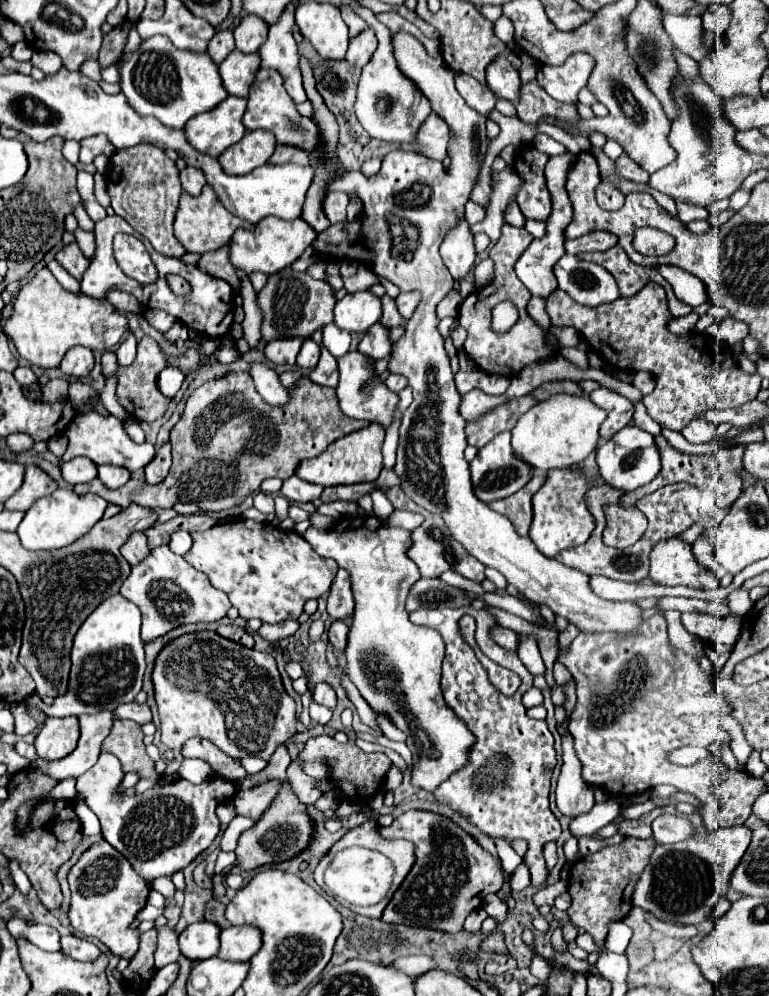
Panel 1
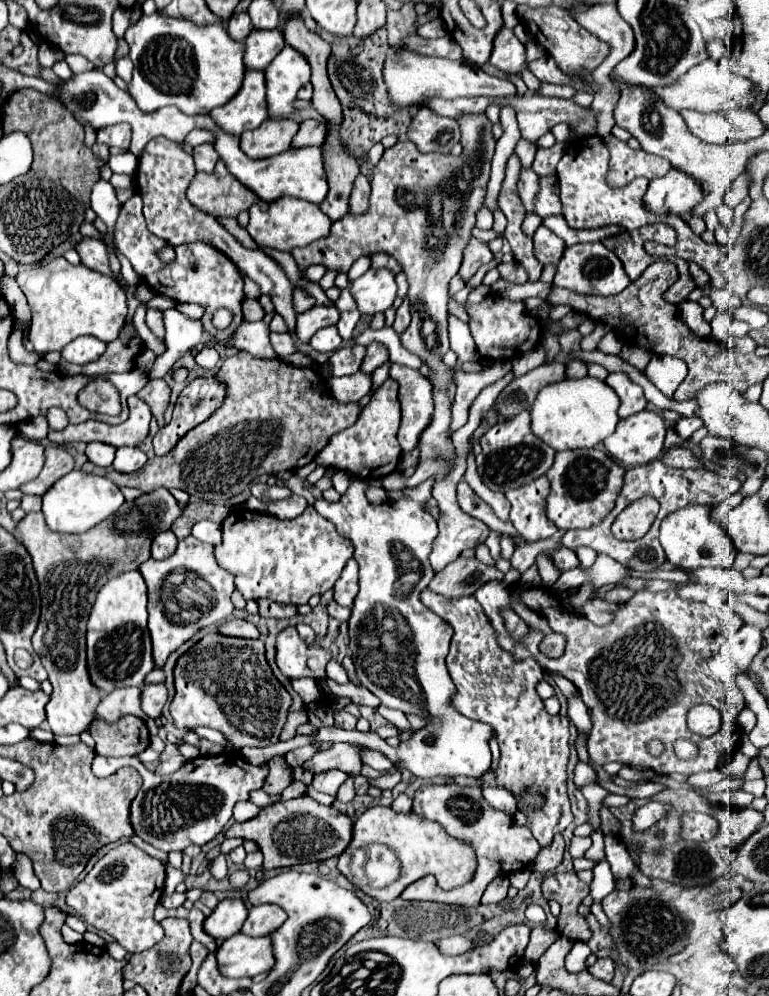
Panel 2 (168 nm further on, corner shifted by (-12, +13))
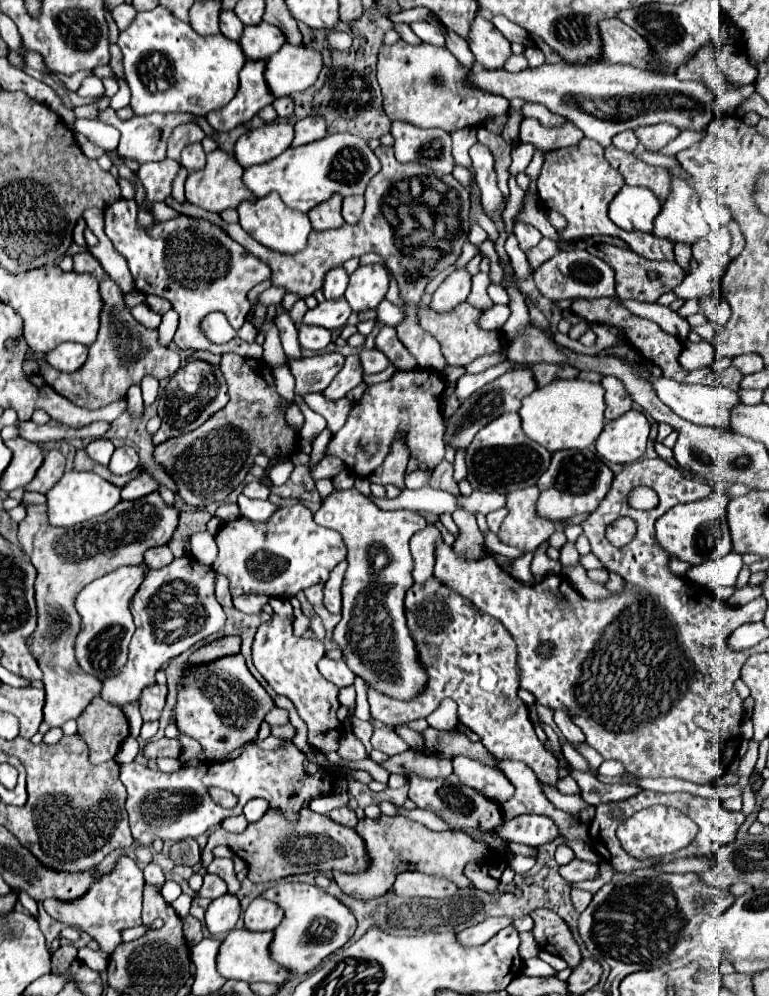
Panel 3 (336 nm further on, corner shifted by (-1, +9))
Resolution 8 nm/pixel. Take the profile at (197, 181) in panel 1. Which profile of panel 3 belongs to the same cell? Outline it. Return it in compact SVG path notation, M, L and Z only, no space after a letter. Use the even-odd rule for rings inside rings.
M190 144L182 150L182 160L180 164L188 170L188 172L194 172L194 170L200 170L204 168L206 164L206 154L202 150L202 144Z

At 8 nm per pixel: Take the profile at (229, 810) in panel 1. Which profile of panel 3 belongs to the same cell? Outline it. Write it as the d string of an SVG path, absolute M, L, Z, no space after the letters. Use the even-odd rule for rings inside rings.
M264 798L250 800L250 802L244 806L244 816L246 816L248 822L256 822L256 820L260 820L260 818L266 814L268 808L270 808L270 806L264 802Z

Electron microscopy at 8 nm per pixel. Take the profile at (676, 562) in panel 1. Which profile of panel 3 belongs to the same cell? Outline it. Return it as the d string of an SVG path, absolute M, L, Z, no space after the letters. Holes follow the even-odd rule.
M722 488L716 490L714 496L692 502L692 504L678 504L670 508L666 514L662 514L656 520L656 540L660 548L670 554L672 558L684 560L692 566L698 566L708 560L718 560L732 552L732 542L730 542L730 532L726 524L726 504L730 498Z

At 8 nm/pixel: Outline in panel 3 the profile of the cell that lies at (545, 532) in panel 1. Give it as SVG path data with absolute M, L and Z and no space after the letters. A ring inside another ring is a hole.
M560 450L552 456L548 470L540 476L538 488L540 498L536 504L538 516L544 516L552 522L560 522L572 516L594 512L612 484L612 470L590 450Z

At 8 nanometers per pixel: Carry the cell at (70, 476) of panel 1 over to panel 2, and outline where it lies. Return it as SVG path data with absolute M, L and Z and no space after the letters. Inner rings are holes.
M91 442L85 450L87 458L91 462L95 462L97 466L111 466L113 458L115 458L115 452L117 452L115 446L107 446L103 442Z

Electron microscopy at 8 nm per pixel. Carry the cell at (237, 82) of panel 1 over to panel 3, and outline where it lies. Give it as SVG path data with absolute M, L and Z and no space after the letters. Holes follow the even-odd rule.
M260 22L256 26L246 26L240 38L240 46L244 50L246 60L268 60L274 52L280 50L284 44L284 36L276 26Z

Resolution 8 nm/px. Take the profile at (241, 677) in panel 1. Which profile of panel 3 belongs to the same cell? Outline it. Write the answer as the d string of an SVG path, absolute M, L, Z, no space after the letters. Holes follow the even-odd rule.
M230 654L228 658L218 658L216 662L208 662L208 666L188 666L182 670L182 676L178 682L174 718L176 718L176 726L180 728L180 732L200 742L206 754L206 760L218 762L218 760L224 760L230 752L252 742L260 730L260 724L264 722L264 716L272 708L276 708L272 696L250 674L250 670L244 664L244 656Z

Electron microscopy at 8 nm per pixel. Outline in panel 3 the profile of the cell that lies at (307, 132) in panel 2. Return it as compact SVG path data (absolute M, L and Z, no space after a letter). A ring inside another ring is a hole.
M320 116L302 118L294 124L294 132L296 136L292 140L292 146L304 146L308 142L316 142L326 136L326 122Z

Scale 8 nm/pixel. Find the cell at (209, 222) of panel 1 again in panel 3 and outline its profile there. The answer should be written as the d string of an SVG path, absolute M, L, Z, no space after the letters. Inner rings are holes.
M214 150L208 154L208 162L202 170L190 172L186 178L186 200L208 212L222 212L228 208L238 208L244 200L254 202L254 194L242 184L242 166L224 150Z

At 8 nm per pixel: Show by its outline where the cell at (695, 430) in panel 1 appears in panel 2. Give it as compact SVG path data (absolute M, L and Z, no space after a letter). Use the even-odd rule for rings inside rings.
M693 416L693 418L681 418L681 420L675 424L675 432L677 432L679 438L685 438L685 440L687 440L687 438L689 438L695 430L699 430L701 426L703 426L703 424L701 424L699 418L695 418L695 416Z

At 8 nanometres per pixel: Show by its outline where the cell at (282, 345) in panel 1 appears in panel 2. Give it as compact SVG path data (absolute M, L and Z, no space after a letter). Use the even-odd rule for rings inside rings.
M335 304L331 306L313 306L311 310L303 312L297 316L297 338L303 342L309 342L309 338L325 326L333 326L339 320L339 310L335 308Z

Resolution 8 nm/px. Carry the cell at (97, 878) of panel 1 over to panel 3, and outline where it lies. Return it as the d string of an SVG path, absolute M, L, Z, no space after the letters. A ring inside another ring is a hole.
M120 856L112 872L100 876L86 894L76 900L60 902L56 898L44 900L44 910L58 922L74 926L90 934L108 956L122 944L122 930L142 924L142 894L144 894L144 874L138 868L138 862L130 856Z

